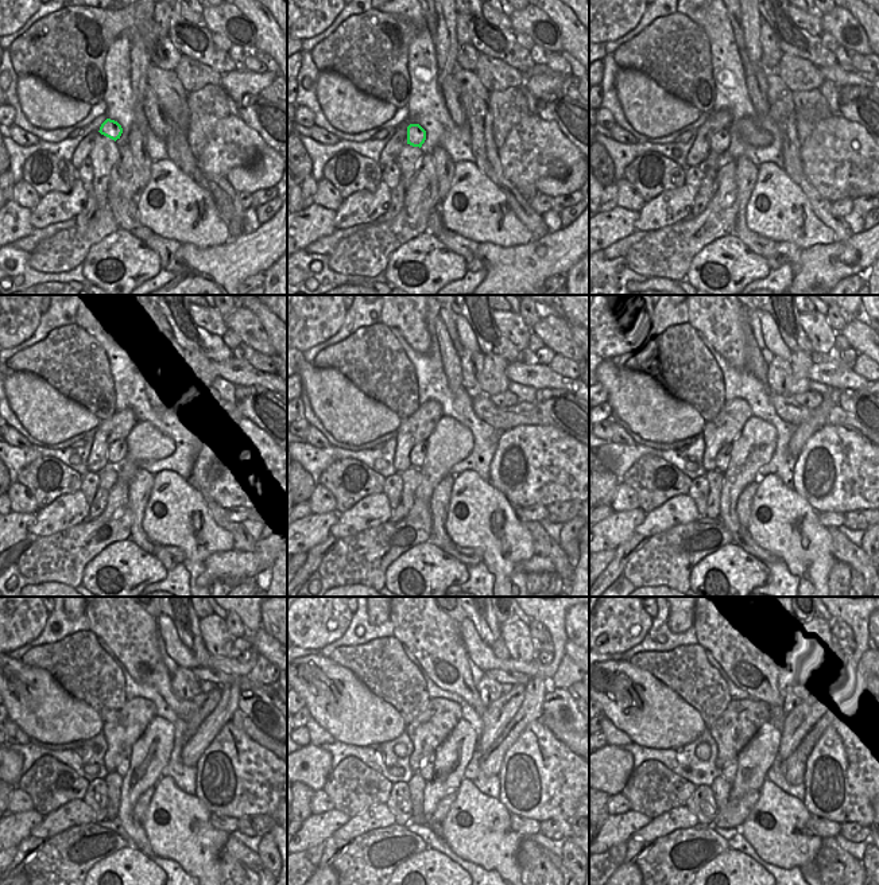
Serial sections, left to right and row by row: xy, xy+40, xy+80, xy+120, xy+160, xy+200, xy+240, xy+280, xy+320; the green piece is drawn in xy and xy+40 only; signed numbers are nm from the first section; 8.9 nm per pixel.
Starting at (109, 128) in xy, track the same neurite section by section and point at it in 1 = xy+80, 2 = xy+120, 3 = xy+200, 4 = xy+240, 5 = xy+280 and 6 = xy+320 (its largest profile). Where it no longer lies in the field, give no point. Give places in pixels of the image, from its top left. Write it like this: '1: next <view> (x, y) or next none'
1: next xy+80 (720, 142)
2: next xy+120 (116, 454)
3: next xy+200 (723, 457)
4: next xy+240 (122, 769)
5: next xy+280 (426, 771)
6: next xy+320 (730, 771)

